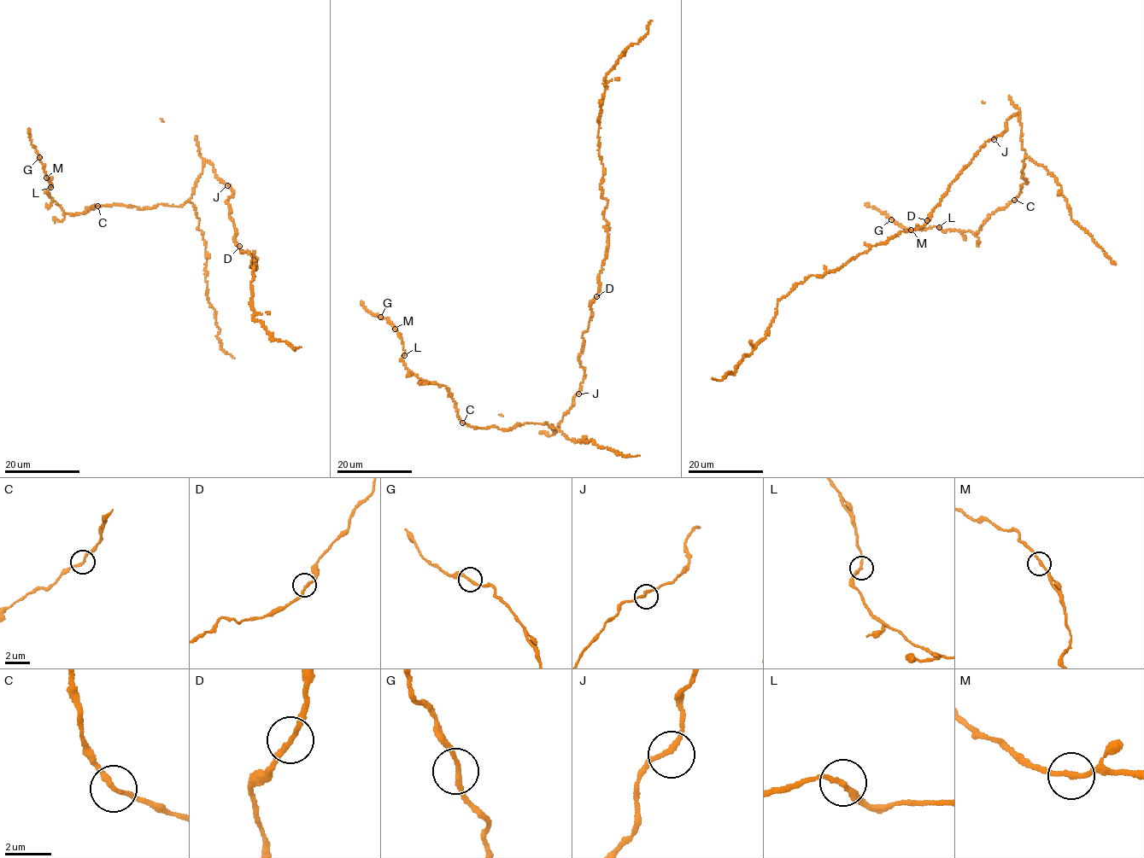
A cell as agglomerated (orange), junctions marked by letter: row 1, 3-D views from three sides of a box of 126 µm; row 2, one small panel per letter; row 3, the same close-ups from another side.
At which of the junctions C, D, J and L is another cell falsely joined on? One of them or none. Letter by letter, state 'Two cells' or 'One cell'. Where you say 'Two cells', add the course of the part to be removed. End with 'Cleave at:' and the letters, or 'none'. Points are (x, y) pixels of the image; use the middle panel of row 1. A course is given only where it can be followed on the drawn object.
C: One cell
D: One cell
J: One cell
L: One cell
Cleave at: none

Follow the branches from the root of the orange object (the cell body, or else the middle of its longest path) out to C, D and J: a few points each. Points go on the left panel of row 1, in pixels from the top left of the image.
C: (229, 199), (233, 190), (205, 160), (192, 195), (179, 206), (97, 206)
D: (229, 199), (229, 214), (237, 235), (233, 242), (239, 246)
J: (229, 199), (234, 192), (227, 185)

